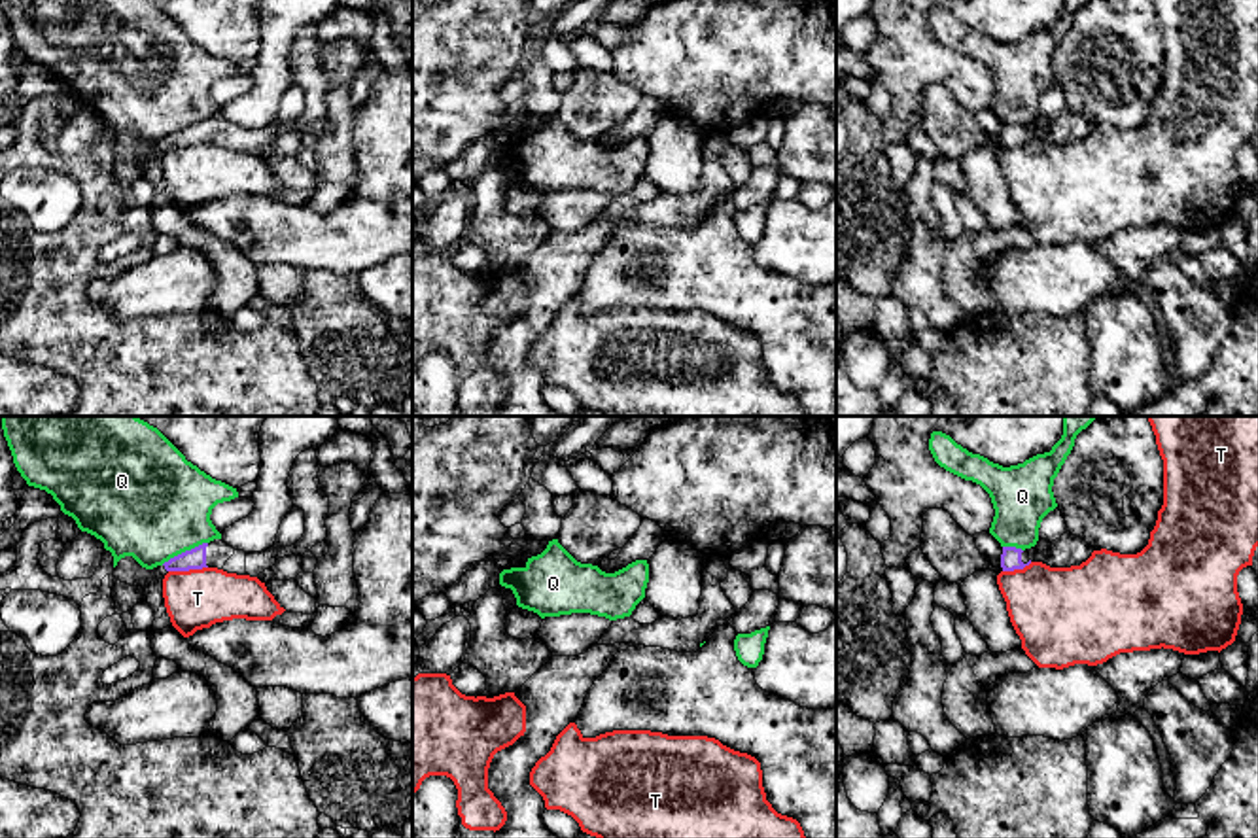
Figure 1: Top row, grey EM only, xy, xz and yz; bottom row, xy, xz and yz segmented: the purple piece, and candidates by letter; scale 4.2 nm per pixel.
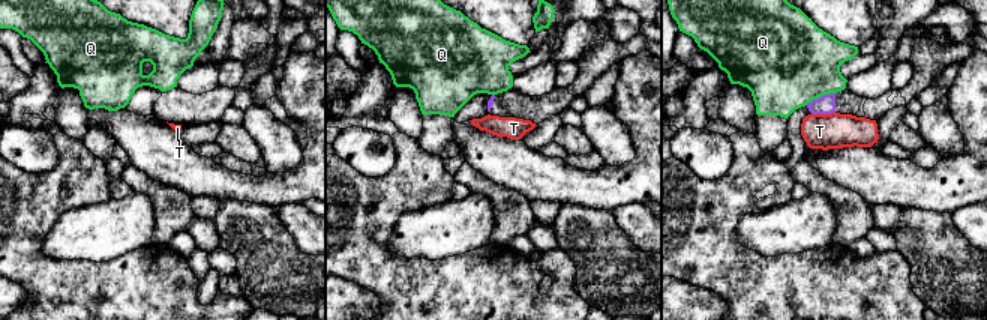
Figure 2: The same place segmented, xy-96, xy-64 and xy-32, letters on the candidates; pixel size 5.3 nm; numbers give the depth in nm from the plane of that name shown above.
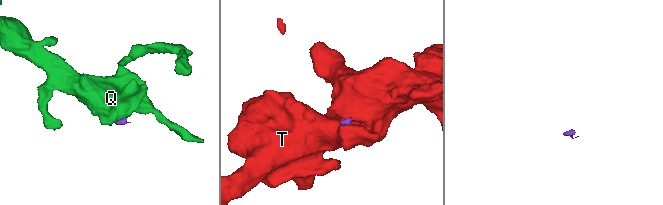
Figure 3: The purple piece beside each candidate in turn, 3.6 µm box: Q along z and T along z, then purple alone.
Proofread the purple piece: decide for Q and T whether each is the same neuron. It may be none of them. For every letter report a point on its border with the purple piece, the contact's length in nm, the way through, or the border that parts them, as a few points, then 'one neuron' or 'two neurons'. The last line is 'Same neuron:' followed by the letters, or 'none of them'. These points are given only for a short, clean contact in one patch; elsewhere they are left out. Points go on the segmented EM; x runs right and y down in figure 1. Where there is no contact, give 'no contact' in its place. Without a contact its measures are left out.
Q: meets purple in xy at (186, 551); contact 220 nm long; border along xy (207, 541), (161, 564); two neurons
T: meets purple in xy at (188, 570); contact 170 nm long; border along xy (207, 566), (169, 572); two neurons
Same neuron: none of them

